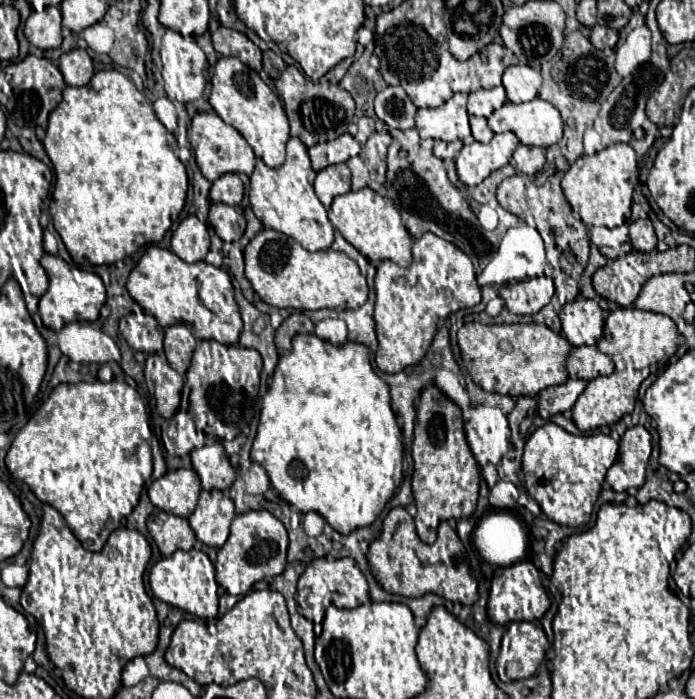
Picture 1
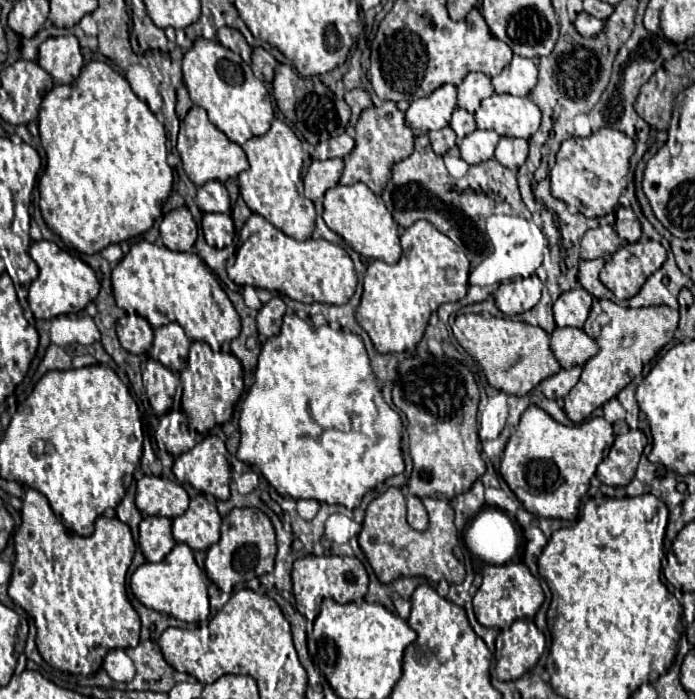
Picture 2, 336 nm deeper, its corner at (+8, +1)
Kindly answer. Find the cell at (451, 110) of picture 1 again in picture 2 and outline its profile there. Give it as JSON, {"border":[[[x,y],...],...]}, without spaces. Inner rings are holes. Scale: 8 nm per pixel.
{"border":[[[442,85],[434,93],[420,97],[420,99],[410,103],[410,107],[406,111],[406,125],[412,131],[436,131],[436,129],[442,129],[450,123],[450,115],[454,109],[456,109],[456,87],[454,85]]]}

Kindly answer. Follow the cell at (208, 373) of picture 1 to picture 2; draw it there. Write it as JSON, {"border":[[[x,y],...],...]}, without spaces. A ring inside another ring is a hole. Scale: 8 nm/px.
{"border":[[[192,343],[188,357],[188,373],[182,379],[186,383],[186,391],[182,393],[182,411],[188,417],[188,425],[192,431],[206,435],[216,425],[226,423],[232,417],[234,405],[242,395],[242,365],[232,353],[214,353],[208,343]]]}

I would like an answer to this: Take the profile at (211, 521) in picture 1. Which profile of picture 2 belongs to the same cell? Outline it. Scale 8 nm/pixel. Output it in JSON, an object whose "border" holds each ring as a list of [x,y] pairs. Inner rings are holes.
{"border":[[[206,495],[194,497],[188,511],[172,519],[172,535],[178,543],[186,543],[192,549],[210,549],[220,539],[220,515],[216,503]]]}

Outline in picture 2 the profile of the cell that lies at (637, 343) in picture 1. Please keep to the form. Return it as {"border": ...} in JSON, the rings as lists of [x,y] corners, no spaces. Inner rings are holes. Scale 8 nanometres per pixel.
{"border":[[[596,299],[584,325],[584,331],[598,343],[600,351],[596,353],[596,357],[590,357],[586,361],[580,381],[564,397],[566,415],[574,423],[580,423],[594,409],[616,397],[638,373],[642,373],[644,365],[650,363],[660,353],[660,349],[674,337],[676,327],[678,311],[668,305],[630,309],[608,299]]]}

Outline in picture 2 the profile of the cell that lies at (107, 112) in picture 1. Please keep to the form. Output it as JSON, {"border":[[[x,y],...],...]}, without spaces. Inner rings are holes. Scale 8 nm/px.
{"border":[[[90,61],[88,65],[82,67],[80,77],[72,85],[54,85],[52,91],[44,97],[44,101],[40,105],[38,129],[40,139],[42,139],[42,147],[46,149],[46,157],[48,157],[46,159],[46,171],[38,181],[40,211],[42,211],[42,217],[44,217],[46,225],[64,241],[66,247],[76,249],[76,251],[86,253],[86,255],[94,255],[94,253],[100,253],[100,249],[108,247],[110,243],[120,243],[120,241],[126,241],[130,237],[136,237],[136,235],[148,231],[154,225],[154,221],[158,217],[162,217],[162,205],[168,199],[170,189],[172,189],[172,169],[166,163],[164,125],[156,119],[156,115],[150,111],[150,107],[132,93],[128,81],[120,73],[116,73],[110,65],[106,65],[102,61]]]}

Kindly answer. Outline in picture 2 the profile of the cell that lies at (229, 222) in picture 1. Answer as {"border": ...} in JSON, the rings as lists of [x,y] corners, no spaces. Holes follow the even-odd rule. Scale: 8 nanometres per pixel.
{"border":[[[206,213],[202,217],[202,231],[210,247],[222,249],[234,239],[234,223],[228,213]]]}

